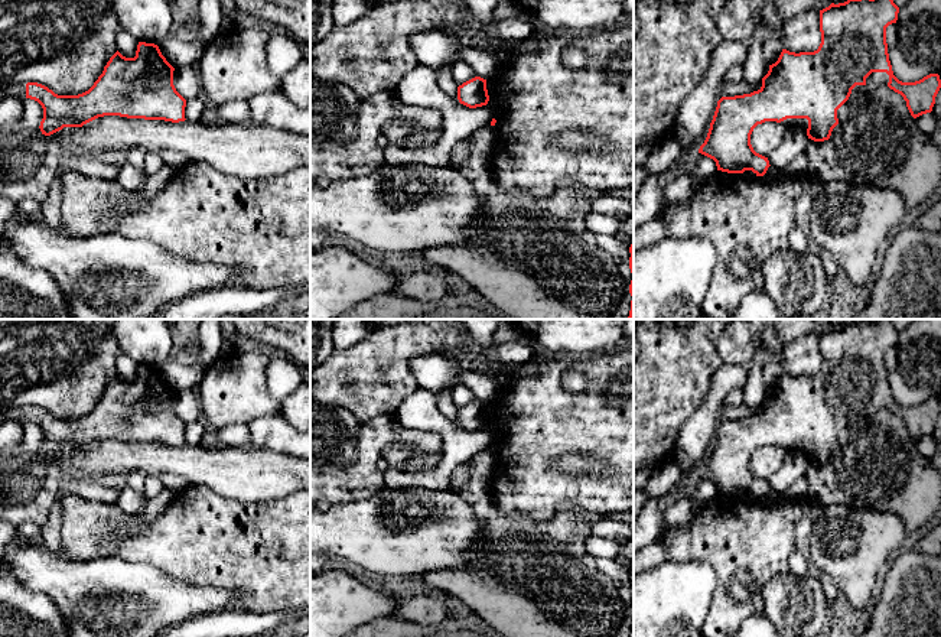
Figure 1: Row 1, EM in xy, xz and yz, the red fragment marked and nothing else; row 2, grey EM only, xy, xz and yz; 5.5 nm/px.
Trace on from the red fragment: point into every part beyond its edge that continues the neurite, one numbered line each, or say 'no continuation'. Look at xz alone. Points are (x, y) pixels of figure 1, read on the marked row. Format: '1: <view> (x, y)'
no continuation

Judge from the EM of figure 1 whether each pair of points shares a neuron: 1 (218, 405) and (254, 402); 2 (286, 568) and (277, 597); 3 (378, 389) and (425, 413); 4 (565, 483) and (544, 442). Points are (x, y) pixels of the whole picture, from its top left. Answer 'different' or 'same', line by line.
1: same
2: same
3: different
4: same

